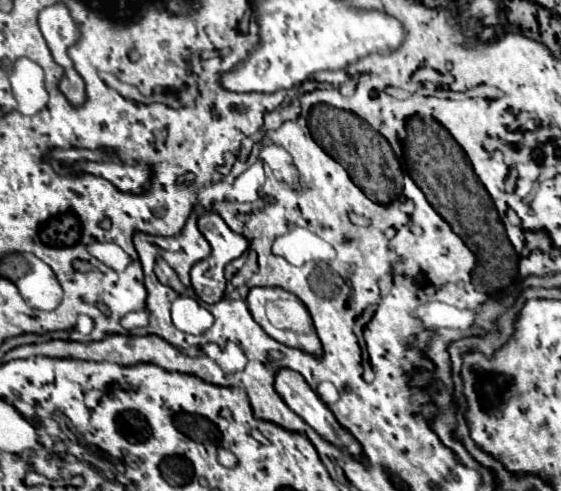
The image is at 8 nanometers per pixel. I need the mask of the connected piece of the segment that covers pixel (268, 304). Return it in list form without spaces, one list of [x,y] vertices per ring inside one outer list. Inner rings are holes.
[[[253,287],[253,289],[249,289],[245,301],[247,301],[247,307],[249,307],[253,319],[265,329],[265,333],[269,337],[273,337],[275,341],[279,341],[283,345],[297,347],[297,349],[303,349],[313,355],[321,355],[321,343],[313,329],[313,321],[307,313],[305,305],[293,293],[283,291],[279,287]],[[301,321],[303,321],[303,327],[299,327]]]

